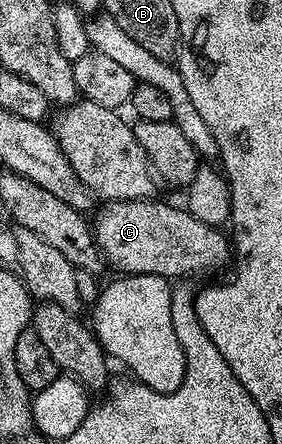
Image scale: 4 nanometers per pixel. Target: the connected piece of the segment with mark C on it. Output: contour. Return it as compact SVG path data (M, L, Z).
M153 198L132 201L110 201L102 212L97 212L98 220L93 220L94 240L102 250L102 258L115 267L122 275L159 275L168 281L174 278L186 279L189 275L206 275L209 271L229 268L232 263L232 243L221 235L217 226L204 224L181 206L169 207L166 203L154 203Z

